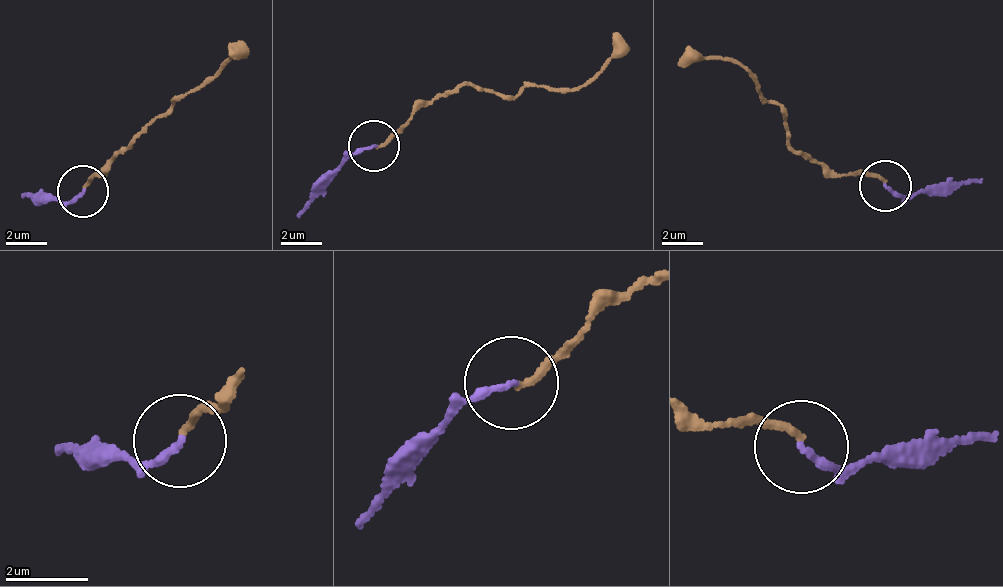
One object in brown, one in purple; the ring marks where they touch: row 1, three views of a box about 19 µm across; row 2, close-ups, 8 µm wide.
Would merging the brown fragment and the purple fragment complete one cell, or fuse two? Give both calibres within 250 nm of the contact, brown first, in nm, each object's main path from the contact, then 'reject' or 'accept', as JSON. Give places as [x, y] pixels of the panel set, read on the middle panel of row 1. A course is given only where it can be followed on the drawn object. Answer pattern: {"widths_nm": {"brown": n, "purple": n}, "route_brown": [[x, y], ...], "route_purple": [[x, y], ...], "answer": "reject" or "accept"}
{"widths_nm": {"brown": 160, "purple": 180}, "route_brown": [[373, 147], [416, 112], [466, 86], [510, 97], [524, 89], [583, 86], [619, 31]], "route_purple": [[373, 147], [311, 182], [301, 216]], "answer": "reject"}

